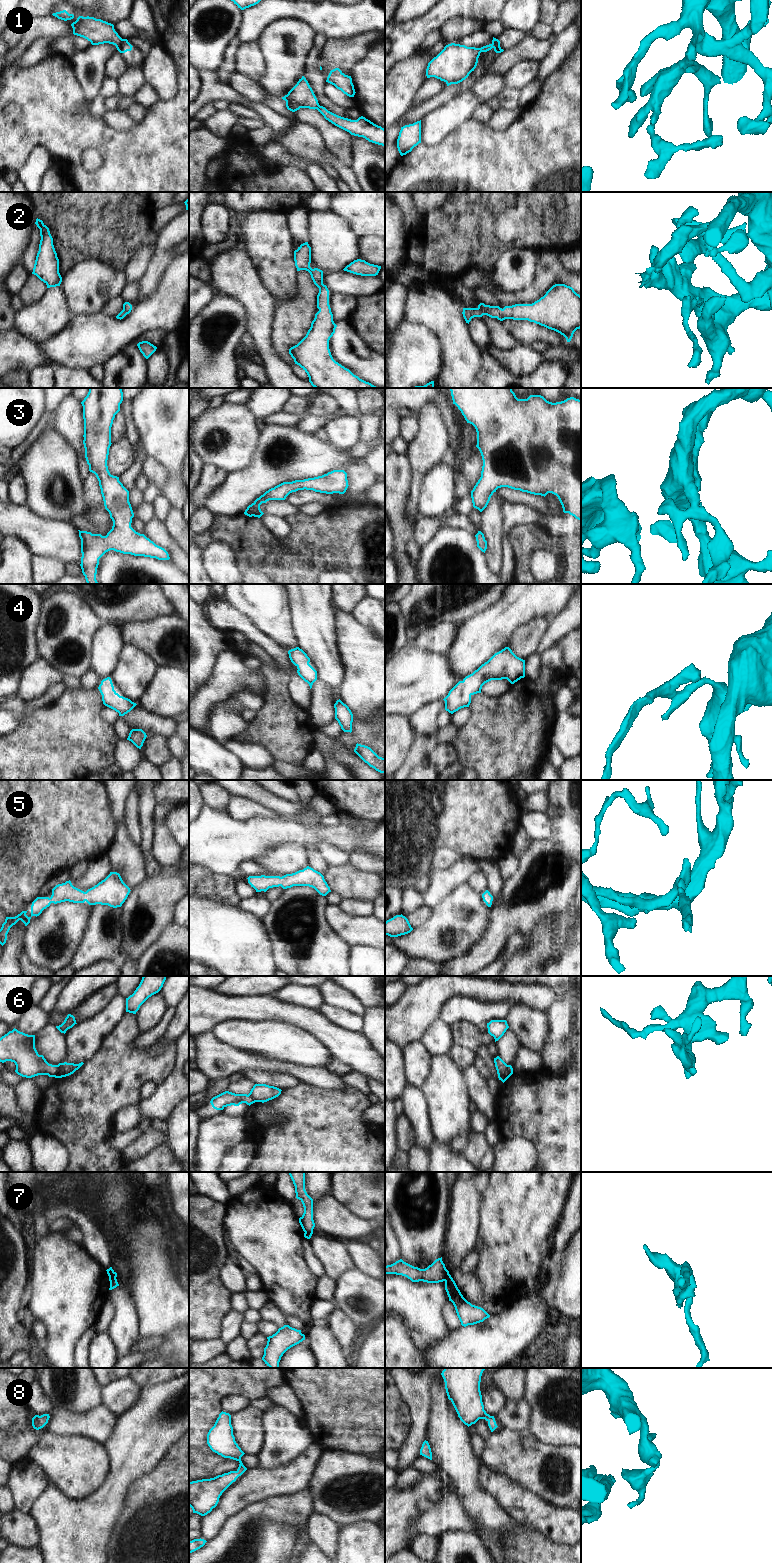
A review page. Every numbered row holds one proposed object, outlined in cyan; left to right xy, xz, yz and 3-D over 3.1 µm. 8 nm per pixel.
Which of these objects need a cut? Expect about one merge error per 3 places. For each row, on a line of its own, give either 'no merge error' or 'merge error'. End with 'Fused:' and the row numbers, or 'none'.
1: merge error
2: merge error
3: no merge error
4: no merge error
5: no merge error
6: merge error
7: merge error
8: no merge error
Fused: 1, 2, 6, 7

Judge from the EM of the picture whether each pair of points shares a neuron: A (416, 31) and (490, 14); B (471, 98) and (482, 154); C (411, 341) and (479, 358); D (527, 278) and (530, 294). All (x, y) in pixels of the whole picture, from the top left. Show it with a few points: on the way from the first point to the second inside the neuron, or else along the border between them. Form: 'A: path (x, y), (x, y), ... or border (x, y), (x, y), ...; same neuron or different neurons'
A: path (434, 20), (444, 10), (472, 10); same neuron
B: border (471, 117), (452, 131); different neurons
C: border (428, 328), (437, 334), (441, 344), (441, 371); different neurons
D: border (538, 265), (531, 286), (506, 291); different neurons

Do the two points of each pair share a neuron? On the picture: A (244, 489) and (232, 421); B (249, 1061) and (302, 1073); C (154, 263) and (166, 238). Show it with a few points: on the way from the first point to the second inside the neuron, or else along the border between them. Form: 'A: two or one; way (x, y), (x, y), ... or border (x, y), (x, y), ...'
A: two; border (254, 450), (251, 463), (247, 467), (227, 473)
B: one; way (262, 1064), (289, 1069)
C: one; way (160, 257), (163, 254), (165, 244)

